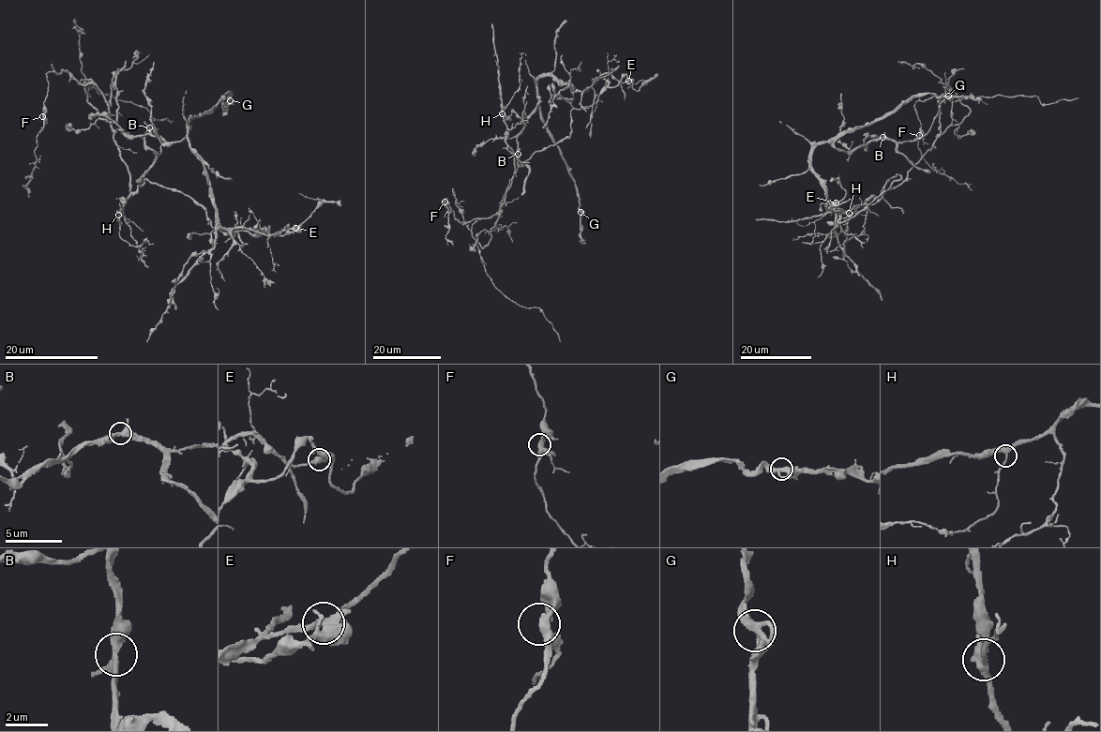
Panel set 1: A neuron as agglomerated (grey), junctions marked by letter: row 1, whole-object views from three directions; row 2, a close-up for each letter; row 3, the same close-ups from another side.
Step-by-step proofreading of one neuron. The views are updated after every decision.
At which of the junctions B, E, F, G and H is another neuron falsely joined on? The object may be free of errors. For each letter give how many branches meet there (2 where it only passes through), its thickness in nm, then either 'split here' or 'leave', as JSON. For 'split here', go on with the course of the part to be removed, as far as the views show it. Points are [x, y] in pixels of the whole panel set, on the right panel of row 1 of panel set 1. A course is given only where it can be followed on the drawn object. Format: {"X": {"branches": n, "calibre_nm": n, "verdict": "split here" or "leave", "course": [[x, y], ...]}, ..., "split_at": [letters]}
{"B": {"branches": 3, "calibre_nm": 320, "verdict": "leave"}, "E": {"branches": 3, "calibre_nm": 360, "verdict": "split here", "course": [[836, 202], [856, 212], [889, 179], [903, 181], [940, 132], [932, 97], [915, 103], [921, 156], [972, 190]]}, "F": {"branches": 3, "calibre_nm": 320, "verdict": "leave"}, "G": {"branches": 3, "calibre_nm": 320, "verdict": "leave"}, "H": {"branches": 3, "calibre_nm": 320, "verdict": "leave"}, "split_at": ["E"]}

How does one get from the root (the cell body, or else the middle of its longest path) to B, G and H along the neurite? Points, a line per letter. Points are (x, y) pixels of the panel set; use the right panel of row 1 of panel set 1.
B: (863, 204), (849, 217), (844, 253), (824, 181), (812, 169), (812, 151), (826, 142), (851, 152), (882, 138)
G: (863, 204), (849, 217), (844, 253), (824, 181), (812, 169), (813, 149), (872, 124), (915, 95), (948, 97)
H: (863, 204), (874, 204), (882, 198), (885, 183), (897, 174), (900, 176), (881, 196), (867, 198), (849, 213)

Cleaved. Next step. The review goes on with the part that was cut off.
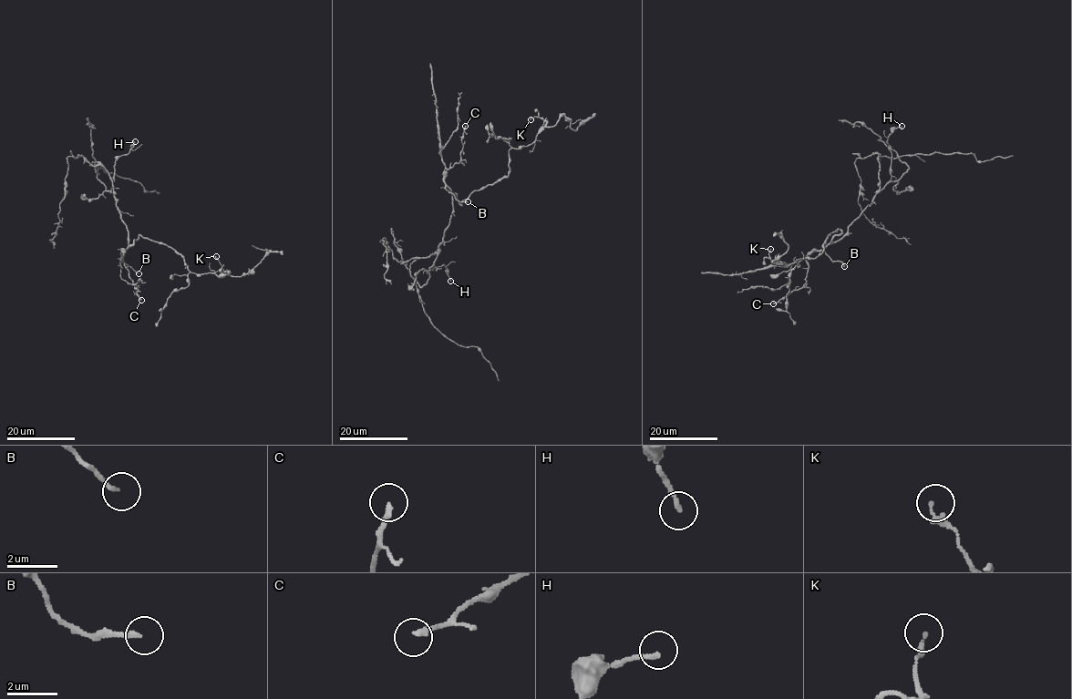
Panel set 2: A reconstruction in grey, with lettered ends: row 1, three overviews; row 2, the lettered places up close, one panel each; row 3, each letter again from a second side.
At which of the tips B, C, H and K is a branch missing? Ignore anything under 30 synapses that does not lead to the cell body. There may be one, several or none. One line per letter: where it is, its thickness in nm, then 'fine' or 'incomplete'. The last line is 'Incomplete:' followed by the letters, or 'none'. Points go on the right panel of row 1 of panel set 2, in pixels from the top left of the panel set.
B: at (844, 266); 170 nm thick; fine
C: at (773, 303); 200 nm thick; fine
H: at (901, 126); 190 nm thick; fine
K: at (770, 249); 120 nm thick; fine
Incomplete: none

